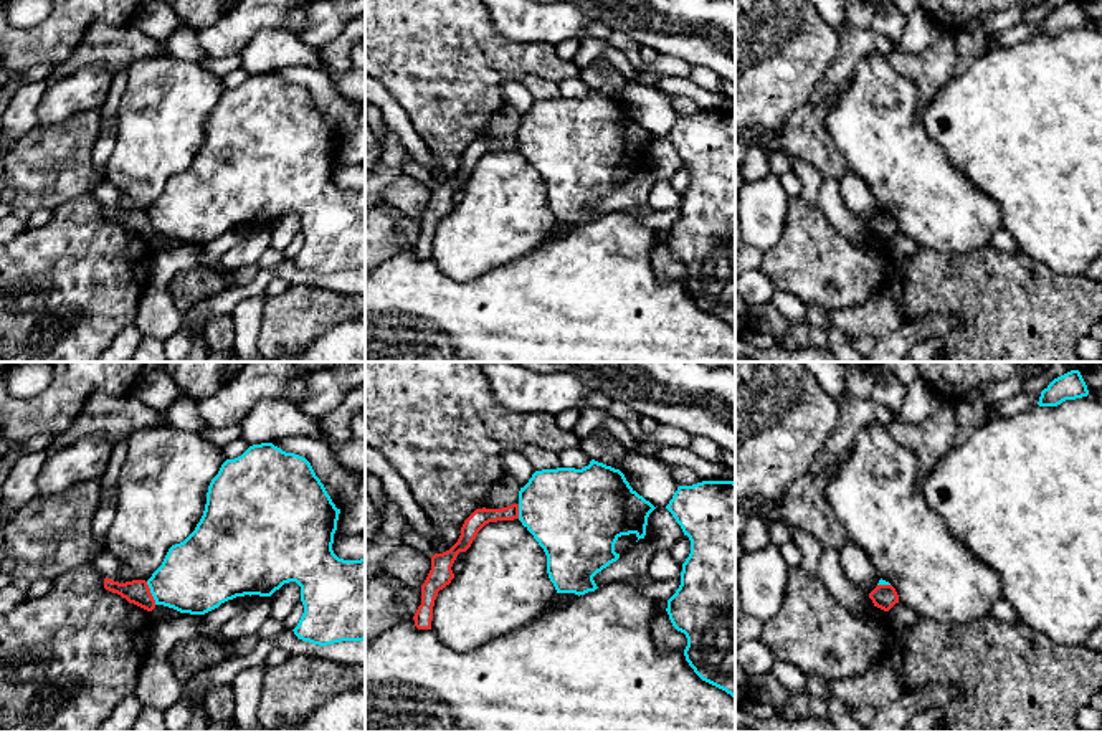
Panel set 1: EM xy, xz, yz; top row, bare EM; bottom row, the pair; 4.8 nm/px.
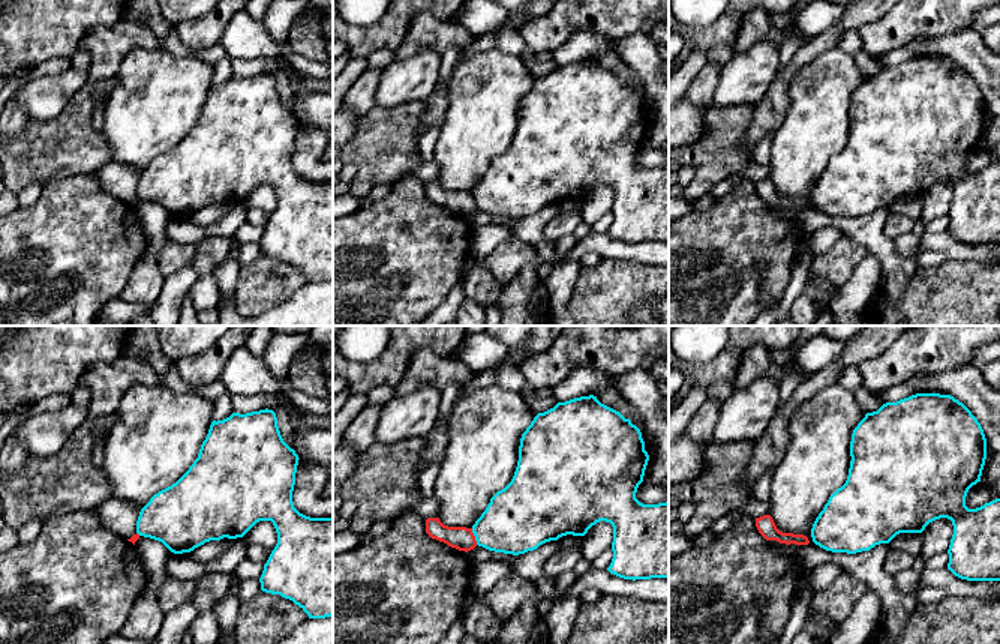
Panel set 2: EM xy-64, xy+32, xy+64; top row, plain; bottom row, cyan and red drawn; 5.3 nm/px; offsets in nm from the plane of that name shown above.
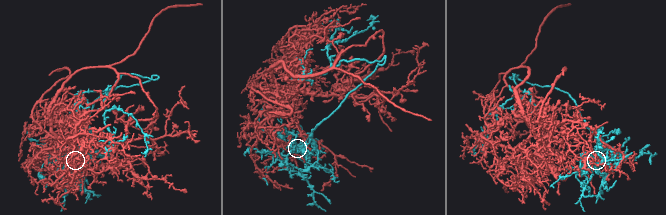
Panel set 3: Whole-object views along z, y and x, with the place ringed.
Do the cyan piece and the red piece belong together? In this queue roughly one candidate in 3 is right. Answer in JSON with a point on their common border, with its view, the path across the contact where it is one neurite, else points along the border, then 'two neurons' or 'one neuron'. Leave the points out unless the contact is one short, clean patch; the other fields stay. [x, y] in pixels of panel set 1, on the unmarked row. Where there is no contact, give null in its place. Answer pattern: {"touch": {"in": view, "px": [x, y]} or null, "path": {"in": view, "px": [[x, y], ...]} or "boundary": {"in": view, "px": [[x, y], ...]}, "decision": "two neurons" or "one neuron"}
{"touch": {"in": "xy", "px": [151, 222]}, "boundary": {"in": "xy", "px": [[146, 212], [156, 233]]}, "decision": "two neurons"}

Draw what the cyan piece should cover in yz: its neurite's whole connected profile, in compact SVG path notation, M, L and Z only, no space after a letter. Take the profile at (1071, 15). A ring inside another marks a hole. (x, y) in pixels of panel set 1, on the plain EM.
M1079 0L1054 8L1039 26L1039 36L1057 36L1066 30L1087 26L1089 20Z

